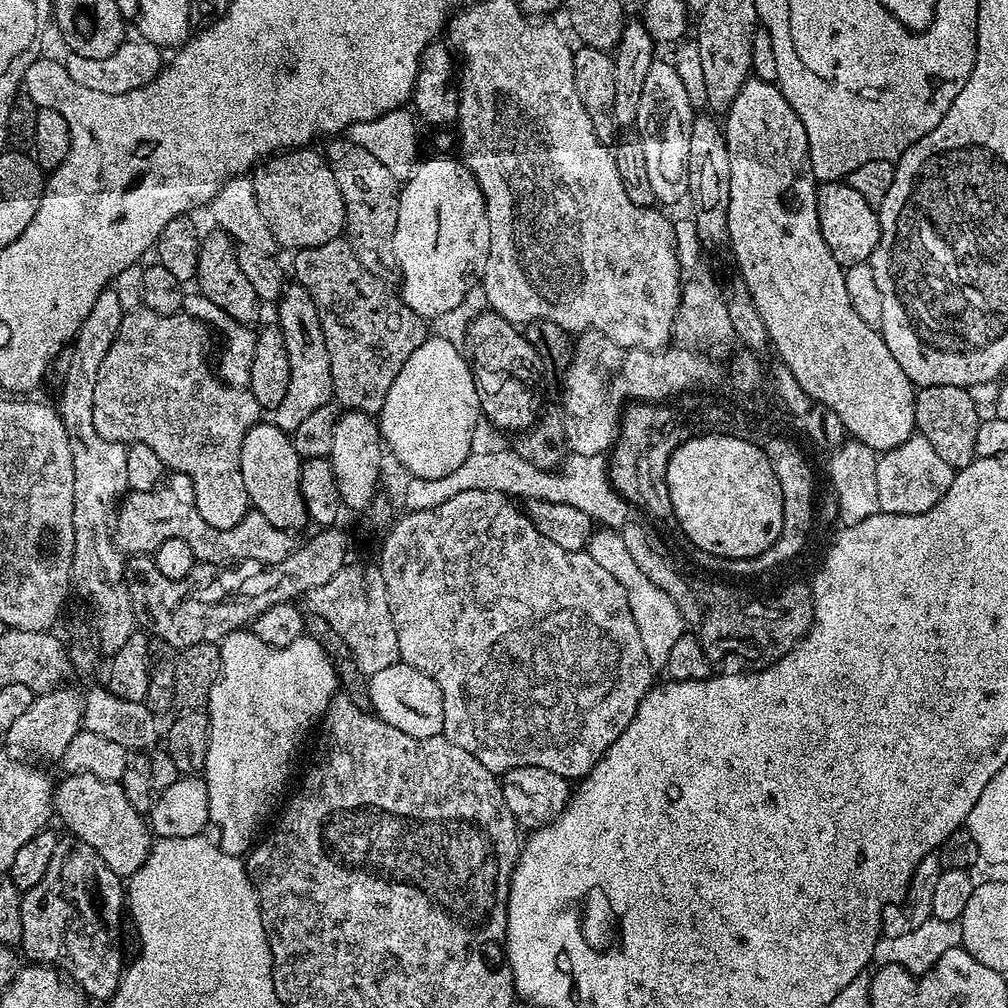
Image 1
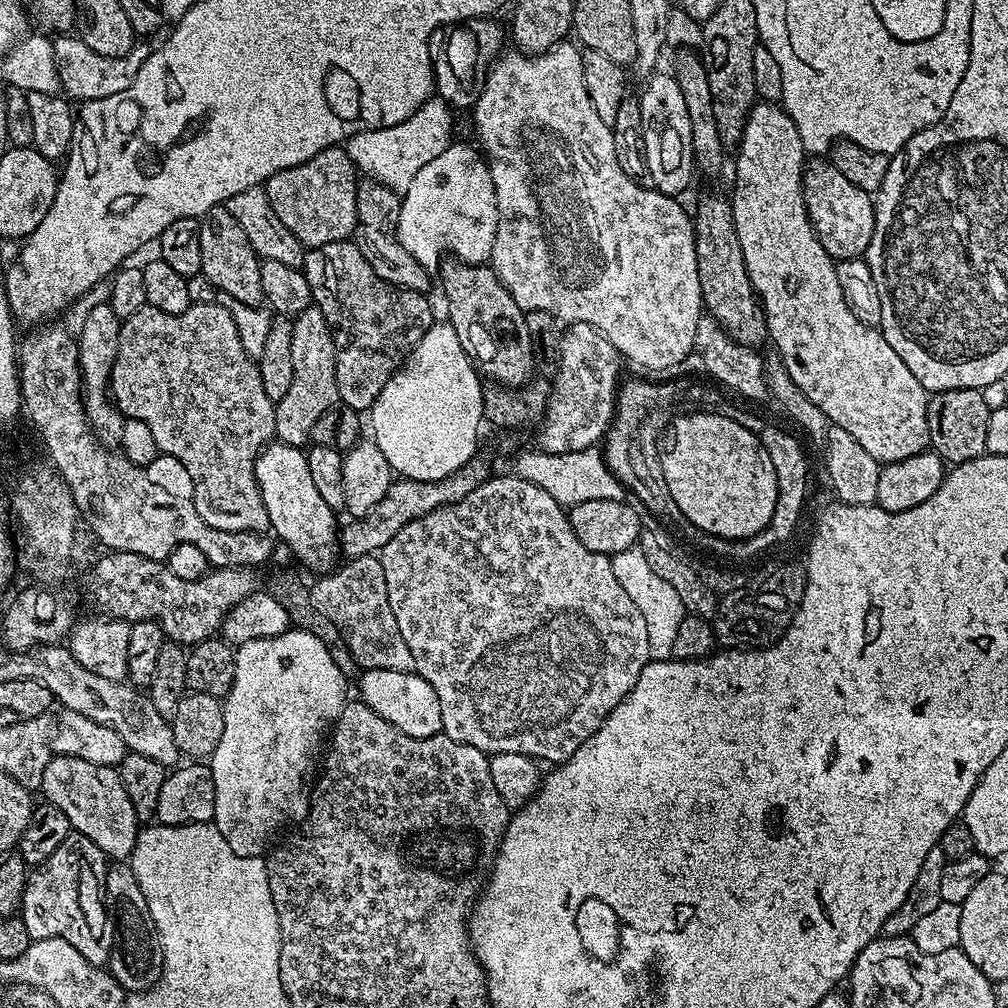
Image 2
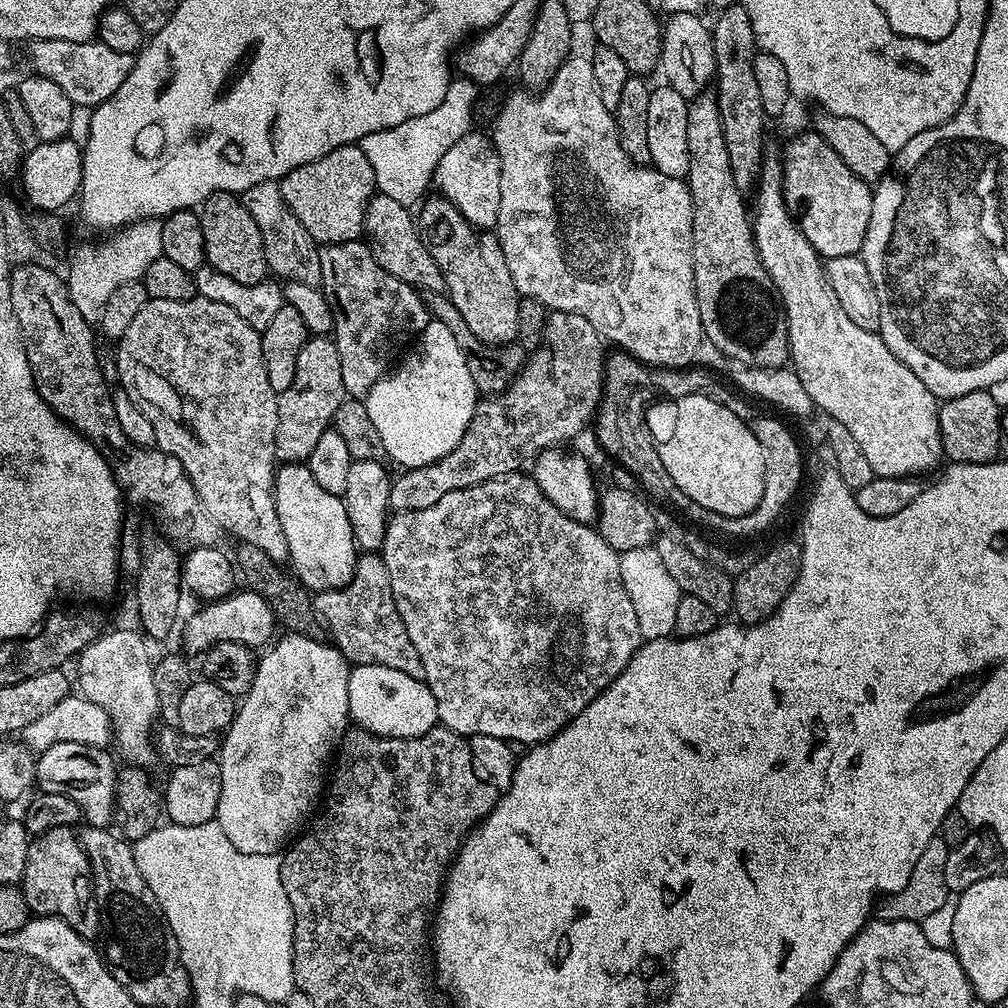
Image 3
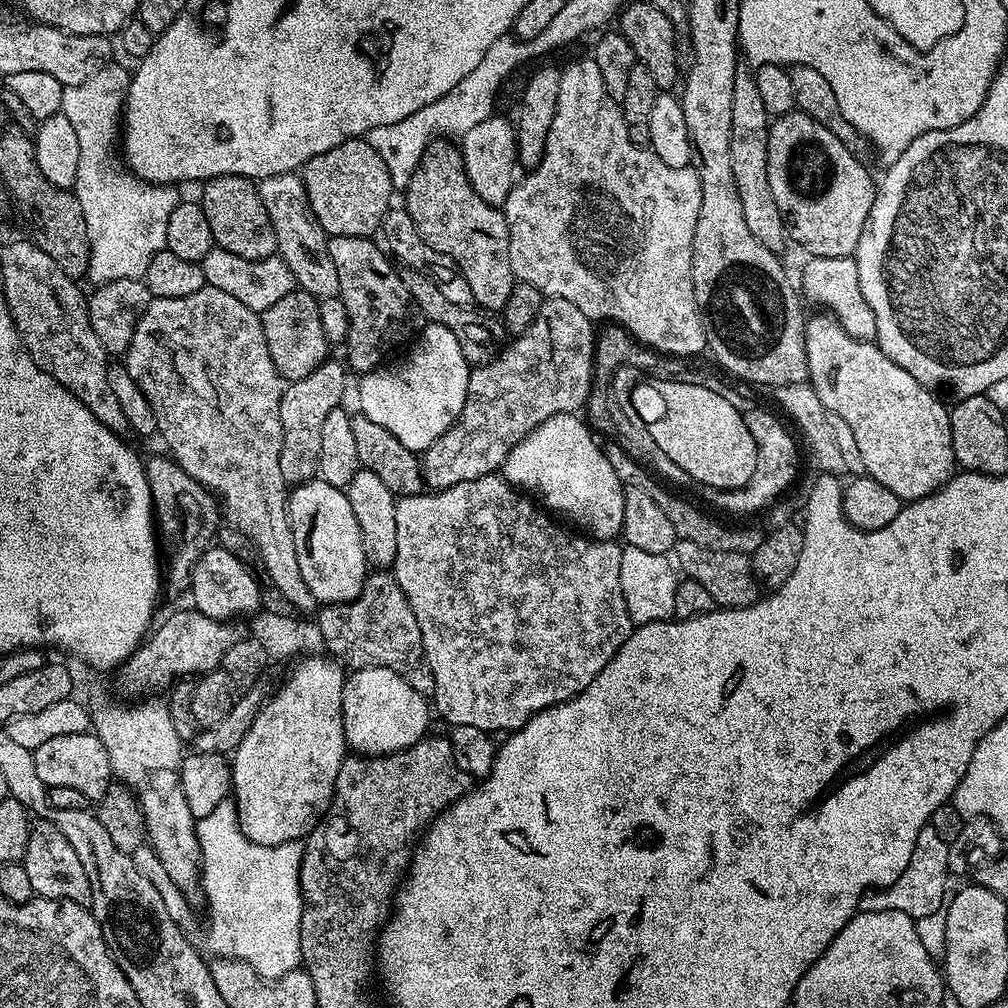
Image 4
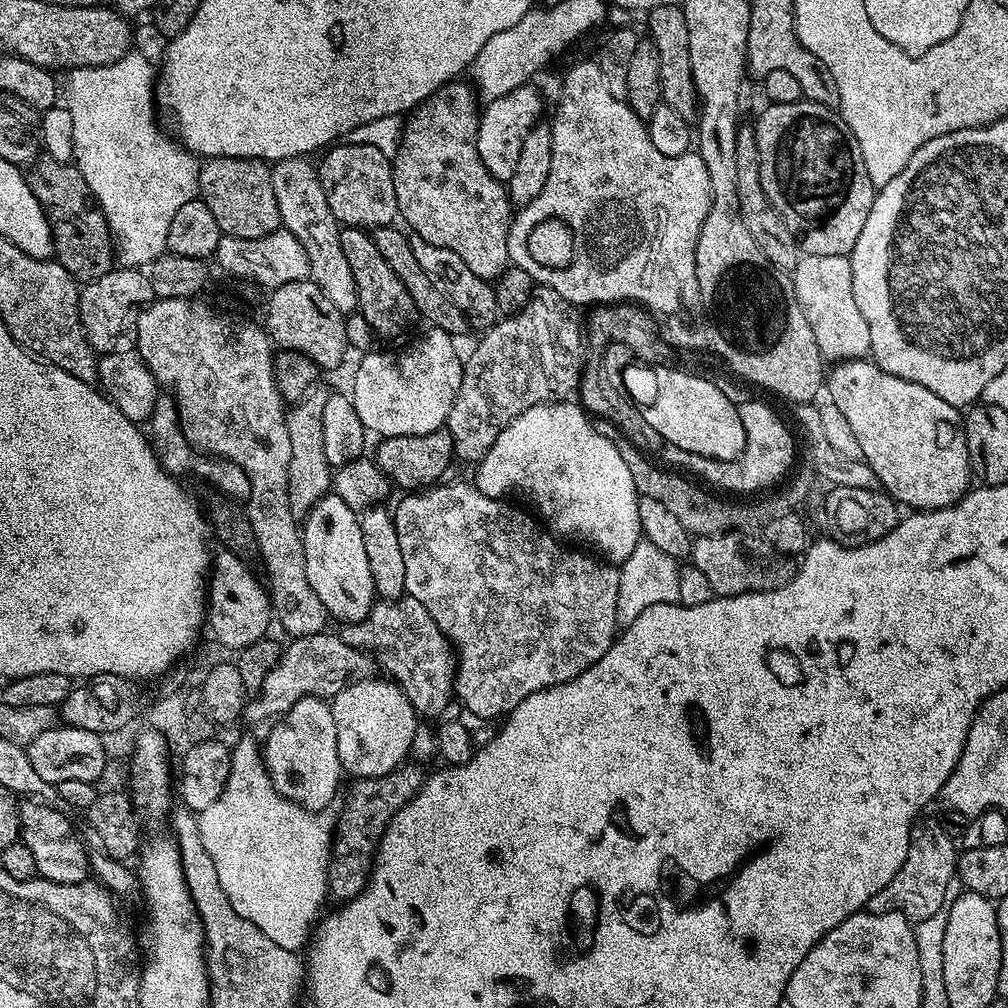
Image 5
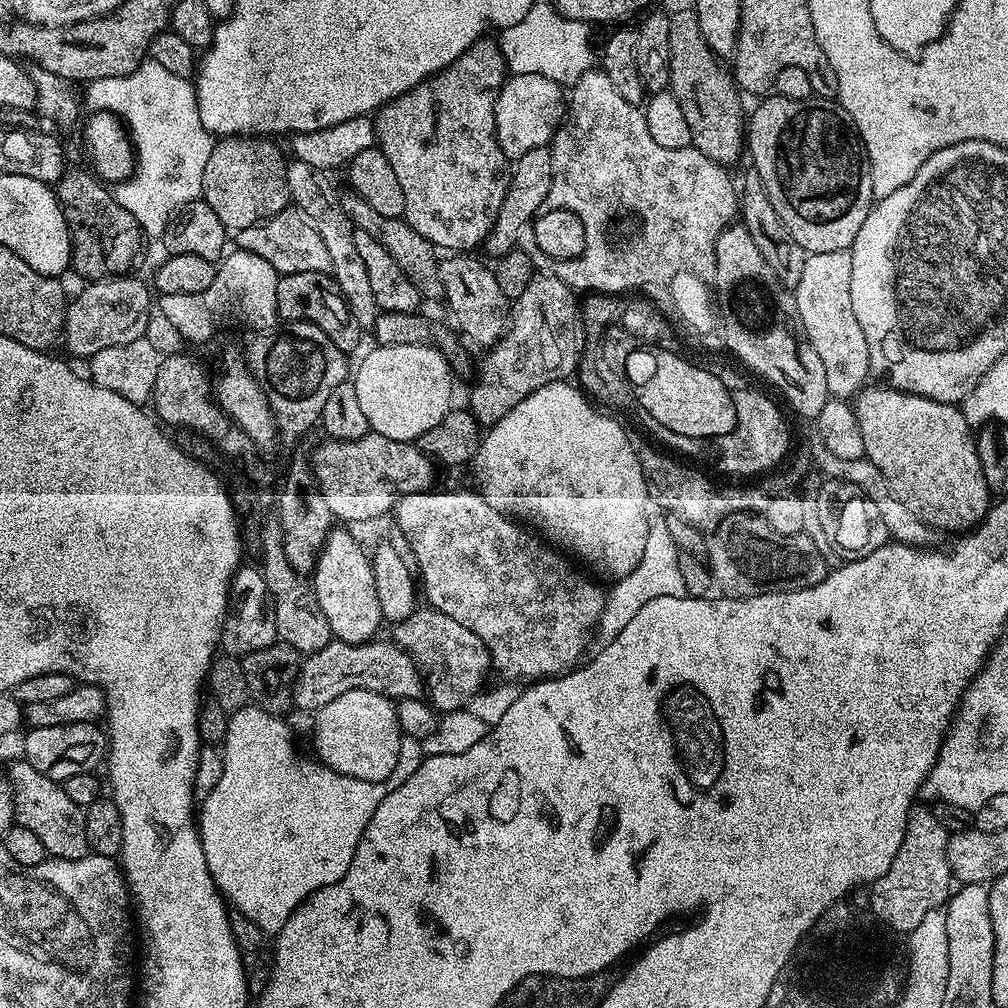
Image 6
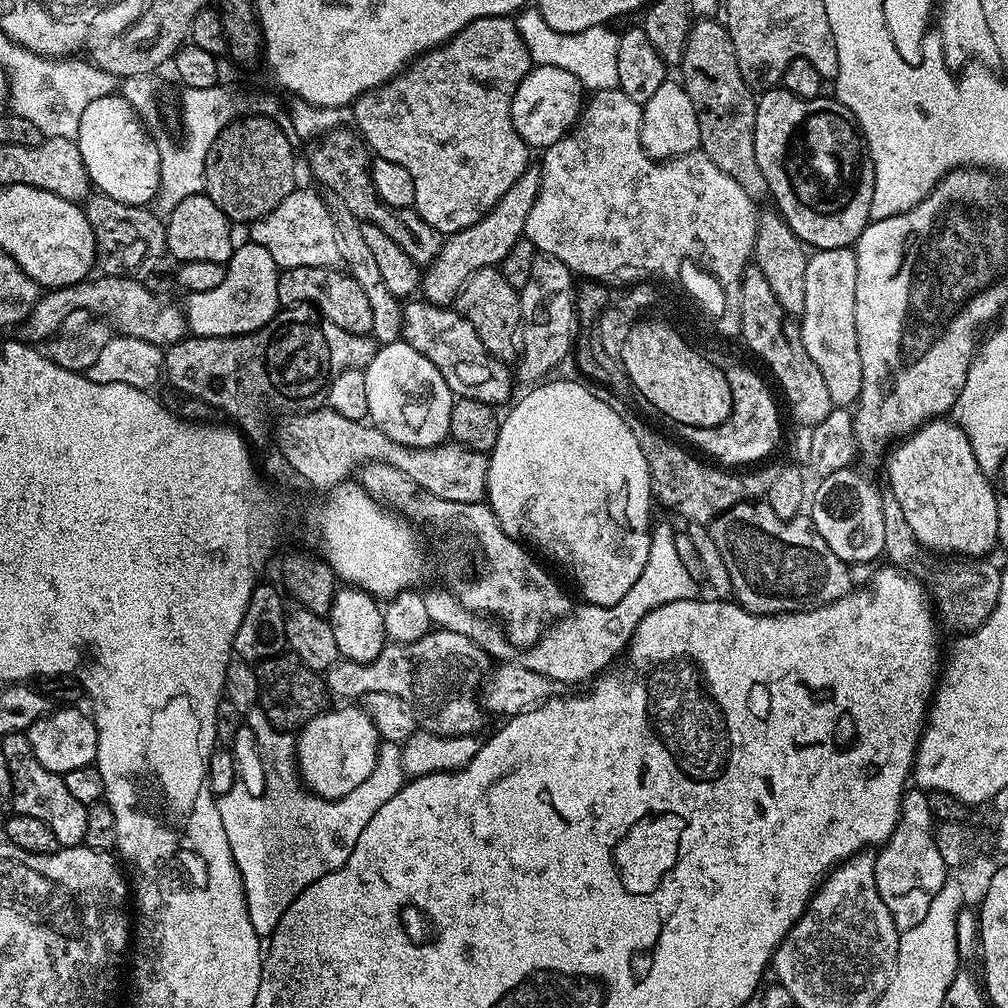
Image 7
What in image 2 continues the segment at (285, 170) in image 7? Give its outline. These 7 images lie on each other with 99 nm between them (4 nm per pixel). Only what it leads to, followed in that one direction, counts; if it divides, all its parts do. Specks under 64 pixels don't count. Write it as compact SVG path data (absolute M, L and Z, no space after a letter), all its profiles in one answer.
M224 206L211 208L205 216L199 217L199 221L202 238L202 266L200 267L202 275L212 283L217 293L234 298L238 302L246 302L246 306L261 307L264 304L260 273L261 257L257 256L254 246L250 246L250 238L246 238L246 230L238 226L234 214L230 214Z

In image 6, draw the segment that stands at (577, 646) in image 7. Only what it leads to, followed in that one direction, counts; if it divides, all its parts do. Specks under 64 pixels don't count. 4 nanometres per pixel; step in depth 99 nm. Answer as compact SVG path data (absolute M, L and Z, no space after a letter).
M656 518L649 519L648 529L646 530L646 547L642 549L642 558L630 574L619 577L616 584L607 593L602 618L598 625L599 635L604 635L605 641L614 639L618 634L622 634L622 629L630 623L630 618L646 606L654 598L678 598L679 596L688 595L686 585L682 582L682 573L678 570L678 558L680 557L680 547L674 542L670 534L667 519Z

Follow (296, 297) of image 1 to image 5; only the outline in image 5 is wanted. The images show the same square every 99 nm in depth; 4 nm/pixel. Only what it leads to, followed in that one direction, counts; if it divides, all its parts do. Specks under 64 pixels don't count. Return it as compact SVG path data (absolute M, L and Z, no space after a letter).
M309 387L304 397L287 409L284 421L290 430L290 470L288 471L288 497L290 510L297 518L308 515L309 508L323 496L329 495L334 484L334 469L326 458L326 446L322 443L322 406L326 406L329 389Z

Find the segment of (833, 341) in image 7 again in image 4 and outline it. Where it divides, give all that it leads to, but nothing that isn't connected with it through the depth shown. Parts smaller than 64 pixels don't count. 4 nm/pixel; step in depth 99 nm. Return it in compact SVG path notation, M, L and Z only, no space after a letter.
M814 256L805 259L804 269L798 276L798 284L803 295L808 296L816 304L821 304L821 309L827 310L835 320L855 340L875 341L876 323L874 322L874 310L866 302L862 294L862 282L858 280L858 266L852 256L839 256L838 258L826 258Z

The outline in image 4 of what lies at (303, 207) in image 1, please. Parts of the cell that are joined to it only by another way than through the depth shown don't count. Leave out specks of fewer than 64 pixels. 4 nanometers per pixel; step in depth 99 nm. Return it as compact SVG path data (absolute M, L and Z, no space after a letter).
M364 138L347 140L334 150L326 150L326 154L310 158L304 163L302 179L308 207L329 236L371 237L394 204L390 170L386 170L378 150Z

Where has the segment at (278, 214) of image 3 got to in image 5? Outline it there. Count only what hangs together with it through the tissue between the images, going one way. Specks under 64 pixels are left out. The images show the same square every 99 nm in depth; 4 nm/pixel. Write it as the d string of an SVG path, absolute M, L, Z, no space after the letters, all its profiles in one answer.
M295 156L275 161L271 169L281 225L303 248L310 279L319 286L322 294L326 294L326 298L330 298L330 302L334 302L334 306L338 306L340 312L355 313L360 307L360 291L354 270L350 270L350 262L346 262L346 254L342 254L341 225L326 202L317 165L311 159Z

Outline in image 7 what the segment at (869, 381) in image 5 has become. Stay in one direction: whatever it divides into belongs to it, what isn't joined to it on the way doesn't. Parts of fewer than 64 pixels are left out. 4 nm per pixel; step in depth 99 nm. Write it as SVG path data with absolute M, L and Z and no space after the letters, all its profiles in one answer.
M933 418L903 437L892 450L888 460L890 495L901 503L918 544L941 554L987 557L1000 539L998 492L993 481L988 481L989 473L978 466L964 431L951 419Z

